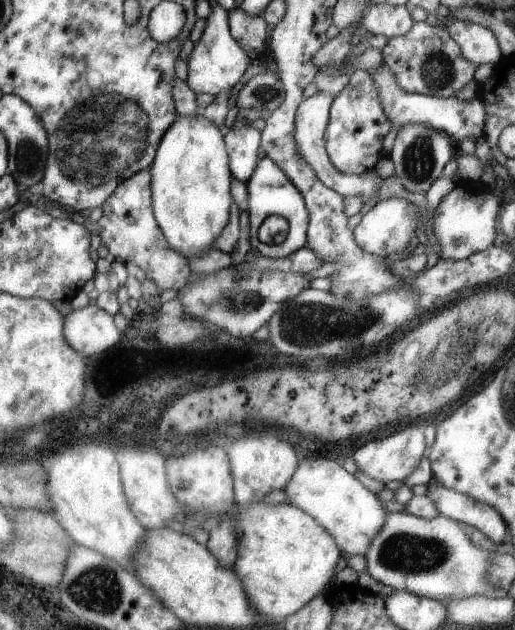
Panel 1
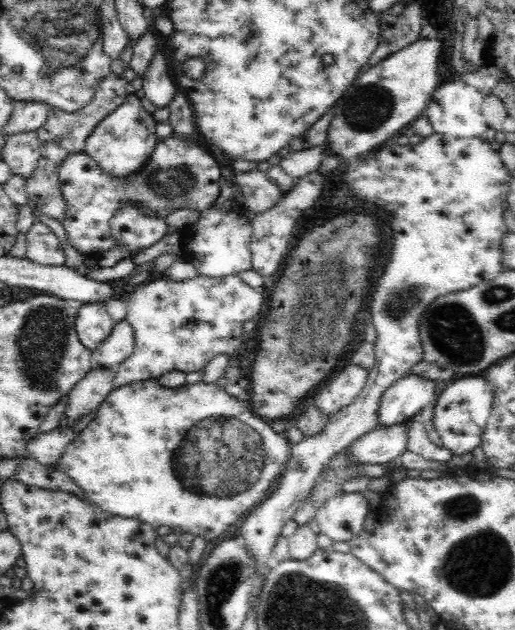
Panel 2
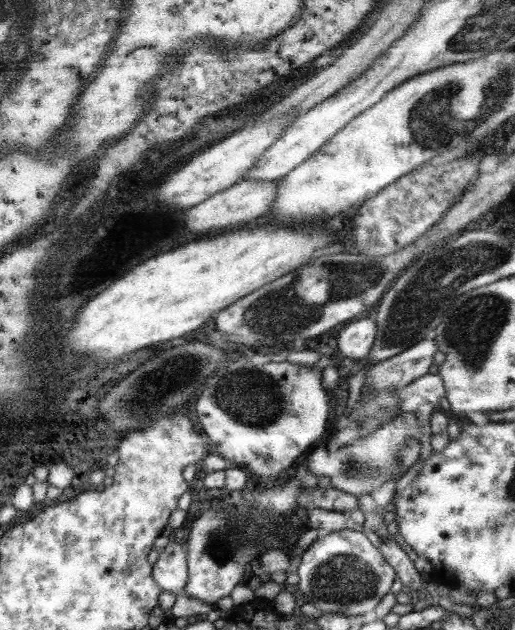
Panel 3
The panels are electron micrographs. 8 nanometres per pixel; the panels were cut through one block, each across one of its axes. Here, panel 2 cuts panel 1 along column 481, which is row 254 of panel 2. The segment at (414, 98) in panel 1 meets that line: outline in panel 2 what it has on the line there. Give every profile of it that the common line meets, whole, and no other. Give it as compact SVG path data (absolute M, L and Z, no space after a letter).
M126 204L122 210L116 212L116 216L110 220L110 231L118 239L118 246L112 248L110 252L105 252L99 258L99 267L114 267L119 261L134 257L137 252L144 248L150 248L167 234L166 223L161 218L148 218L145 214L141 214L141 210L133 204Z

